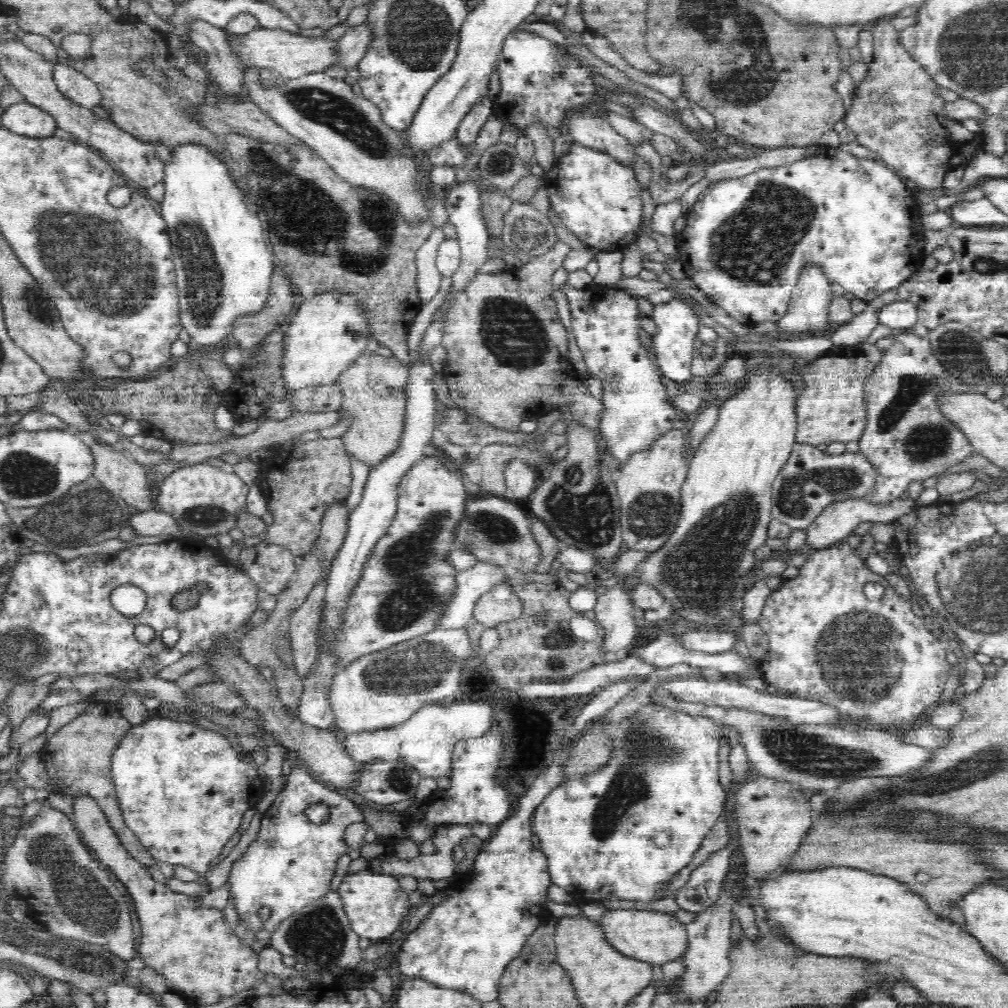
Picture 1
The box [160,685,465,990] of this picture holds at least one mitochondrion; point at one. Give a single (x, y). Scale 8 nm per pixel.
(319, 936)

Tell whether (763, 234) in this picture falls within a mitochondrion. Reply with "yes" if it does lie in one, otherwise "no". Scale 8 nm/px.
yes

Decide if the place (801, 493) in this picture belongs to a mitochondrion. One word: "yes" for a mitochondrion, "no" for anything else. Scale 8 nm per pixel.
yes

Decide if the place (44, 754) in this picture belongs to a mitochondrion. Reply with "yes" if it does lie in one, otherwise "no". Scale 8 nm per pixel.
no

